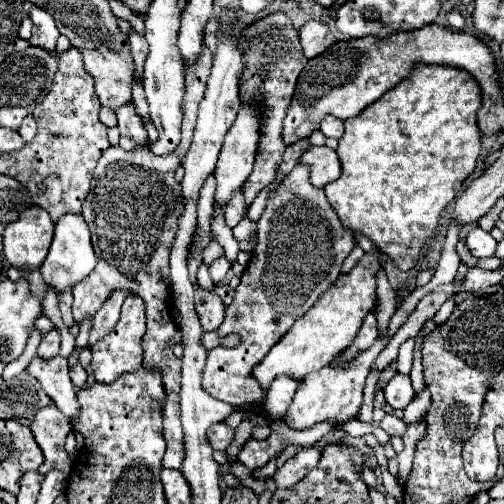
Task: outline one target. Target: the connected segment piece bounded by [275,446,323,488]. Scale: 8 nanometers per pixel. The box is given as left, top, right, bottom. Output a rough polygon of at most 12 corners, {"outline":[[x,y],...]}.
{"outline":[[321,446],[301,448],[275,472],[279,488],[295,486],[321,458]]}

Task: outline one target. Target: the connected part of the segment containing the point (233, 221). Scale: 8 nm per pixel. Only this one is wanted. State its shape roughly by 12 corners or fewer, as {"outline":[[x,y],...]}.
{"outline":[[243,188],[233,193],[226,205],[225,222],[229,228],[245,218]]}

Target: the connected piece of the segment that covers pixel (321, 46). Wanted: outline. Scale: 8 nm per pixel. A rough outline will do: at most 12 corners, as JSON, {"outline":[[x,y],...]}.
{"outline":[[309,20],[299,40],[307,58],[315,58],[335,42],[325,24]]}

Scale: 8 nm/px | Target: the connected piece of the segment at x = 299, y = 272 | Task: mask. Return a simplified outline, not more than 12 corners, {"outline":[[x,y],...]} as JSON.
{"outline":[[297,164],[217,328],[203,388],[253,408],[249,378],[355,246]]}

